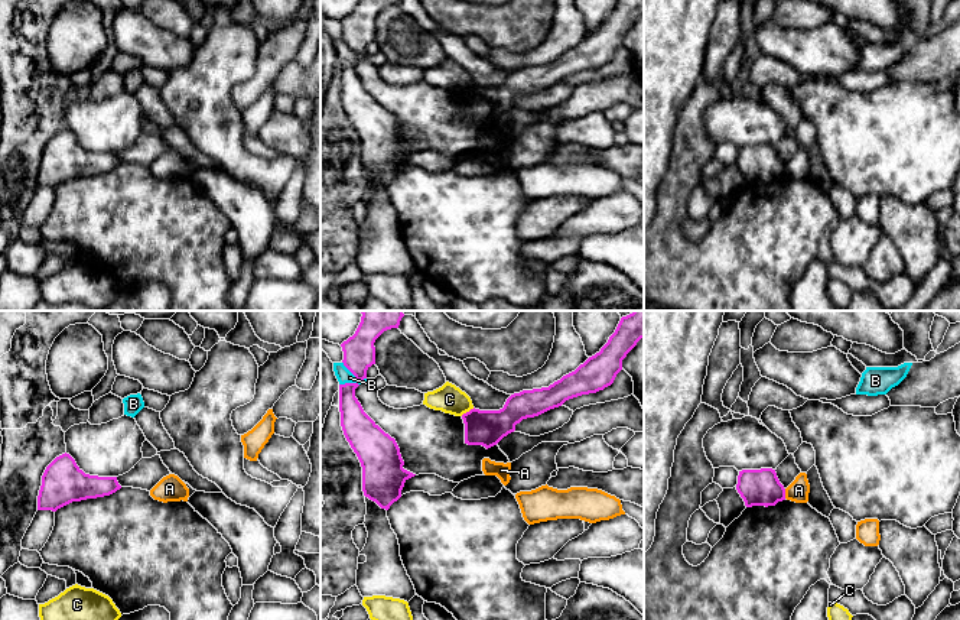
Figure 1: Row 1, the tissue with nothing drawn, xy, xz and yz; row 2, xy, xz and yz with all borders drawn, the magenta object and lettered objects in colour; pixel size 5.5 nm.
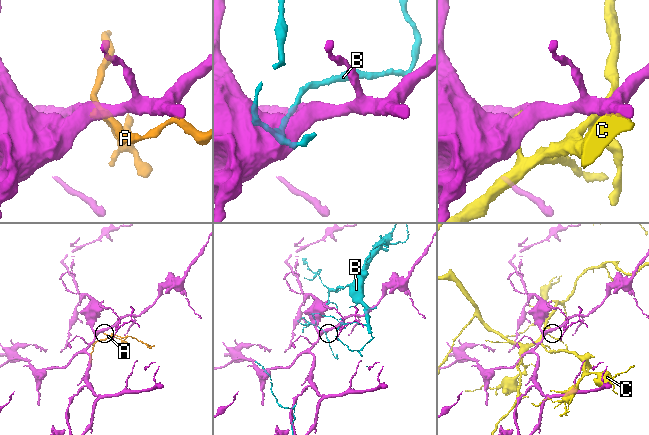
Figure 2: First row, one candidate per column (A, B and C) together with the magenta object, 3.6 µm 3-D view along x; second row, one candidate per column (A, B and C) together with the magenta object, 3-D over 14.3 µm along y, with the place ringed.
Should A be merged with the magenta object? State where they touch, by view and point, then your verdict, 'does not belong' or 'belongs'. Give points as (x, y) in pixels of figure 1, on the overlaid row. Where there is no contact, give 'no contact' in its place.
contact yz (784, 493); does not belong

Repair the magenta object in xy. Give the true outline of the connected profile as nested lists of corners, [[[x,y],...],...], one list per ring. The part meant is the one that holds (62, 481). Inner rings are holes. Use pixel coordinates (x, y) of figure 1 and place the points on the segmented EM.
[[[69,454],[56,457],[42,475],[38,510],[52,510],[87,499],[104,497],[120,490],[117,477],[85,474]]]

